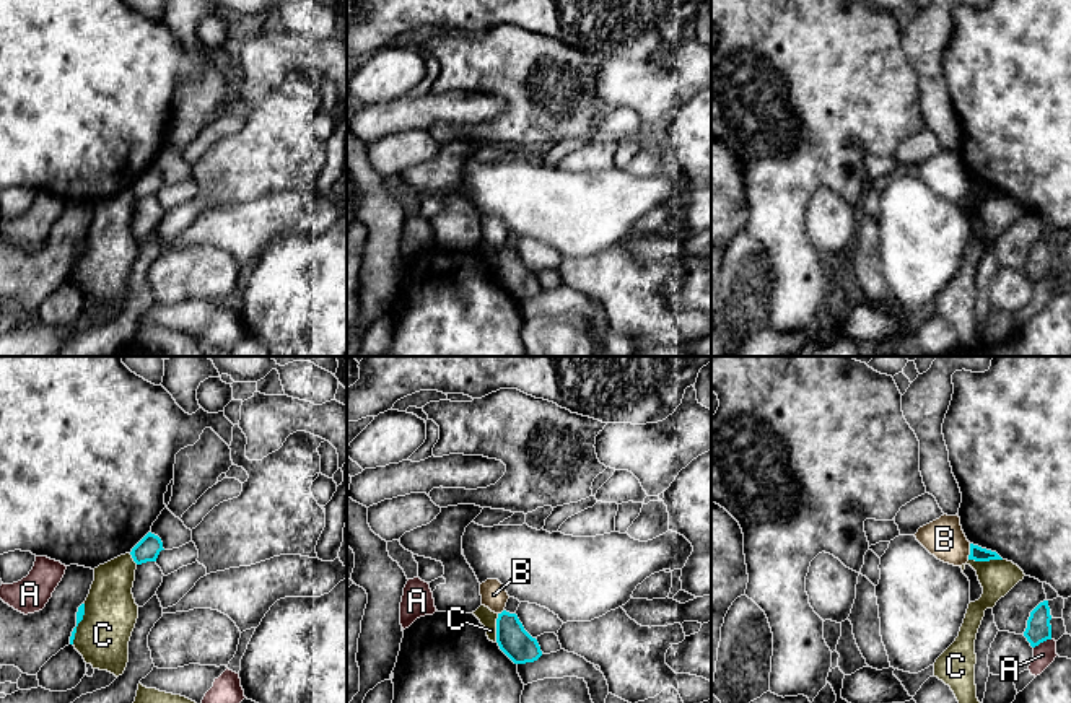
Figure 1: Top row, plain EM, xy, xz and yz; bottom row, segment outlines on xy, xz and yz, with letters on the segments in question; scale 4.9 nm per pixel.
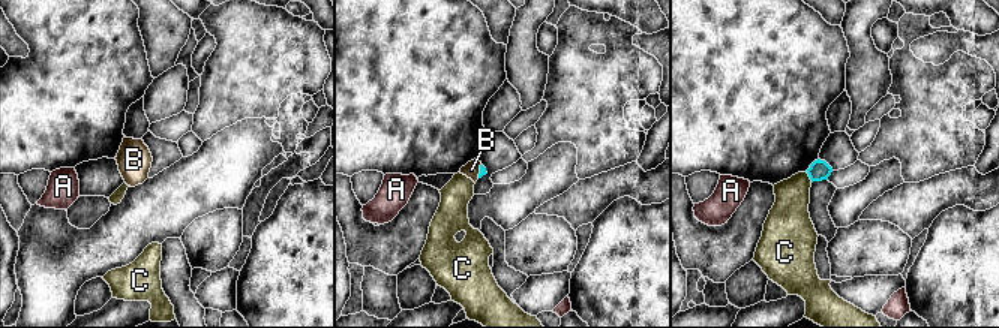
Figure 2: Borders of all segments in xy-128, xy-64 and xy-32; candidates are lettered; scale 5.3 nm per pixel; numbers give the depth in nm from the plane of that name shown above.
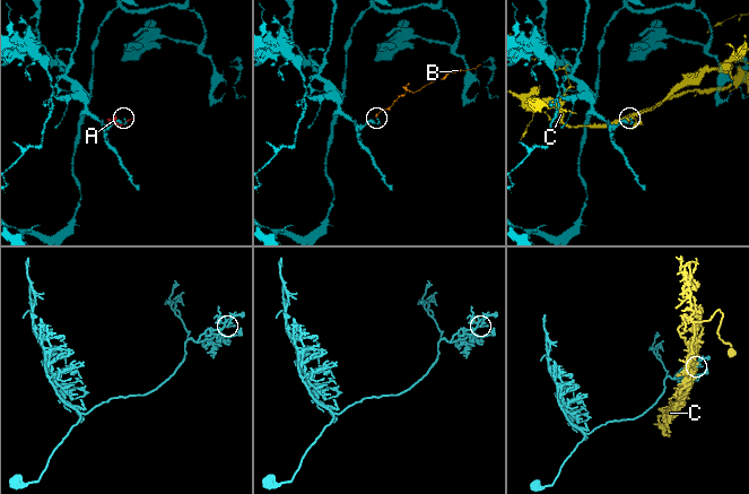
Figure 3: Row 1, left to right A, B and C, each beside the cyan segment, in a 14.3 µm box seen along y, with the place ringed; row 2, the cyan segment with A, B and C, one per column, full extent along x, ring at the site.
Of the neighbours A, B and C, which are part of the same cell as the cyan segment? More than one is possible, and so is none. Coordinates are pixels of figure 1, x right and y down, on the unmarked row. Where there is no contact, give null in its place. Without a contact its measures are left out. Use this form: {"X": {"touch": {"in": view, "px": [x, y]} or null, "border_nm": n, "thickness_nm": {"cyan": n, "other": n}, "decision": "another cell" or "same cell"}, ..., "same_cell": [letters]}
{"A": {"touch": {"in": "yz", "px": [1042, 277]}, "border_nm": 100, "thickness_nm": {"cyan": 120, "other": 110}, "decision": "another cell"}, "B": {"touch": {"in": "yz", "px": [970, 187]}, "border_nm": 80, "thickness_nm": {"cyan": 70, "other": 200}, "decision": "another cell"}, "C": {"touch": {"in": "xy", "px": [78, 257]}, "border_nm": 220, "thickness_nm": {"cyan": 40, "other": 260}, "decision": "another cell"}, "same_cell": []}

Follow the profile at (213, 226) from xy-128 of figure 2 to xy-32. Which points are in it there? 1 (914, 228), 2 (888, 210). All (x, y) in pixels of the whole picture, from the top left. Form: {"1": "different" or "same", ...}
{"1": "different", "2": "different"}

